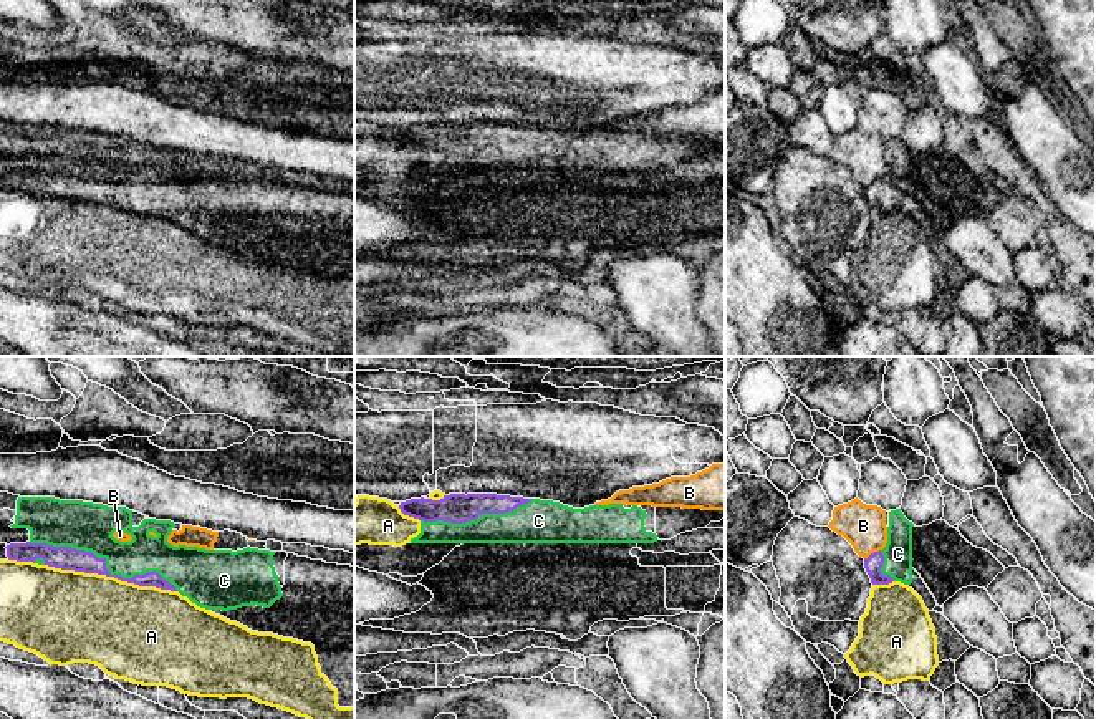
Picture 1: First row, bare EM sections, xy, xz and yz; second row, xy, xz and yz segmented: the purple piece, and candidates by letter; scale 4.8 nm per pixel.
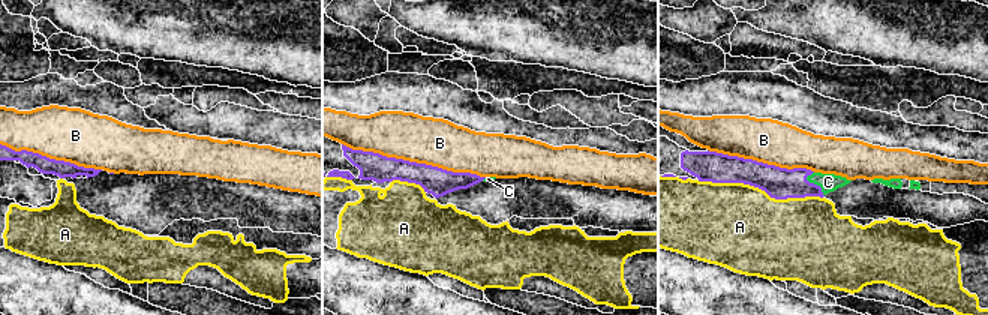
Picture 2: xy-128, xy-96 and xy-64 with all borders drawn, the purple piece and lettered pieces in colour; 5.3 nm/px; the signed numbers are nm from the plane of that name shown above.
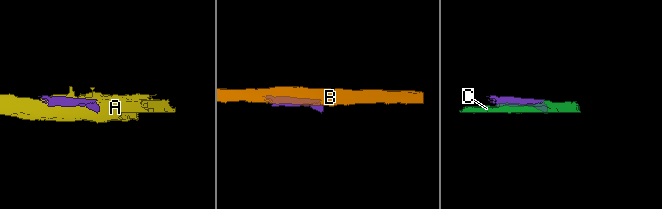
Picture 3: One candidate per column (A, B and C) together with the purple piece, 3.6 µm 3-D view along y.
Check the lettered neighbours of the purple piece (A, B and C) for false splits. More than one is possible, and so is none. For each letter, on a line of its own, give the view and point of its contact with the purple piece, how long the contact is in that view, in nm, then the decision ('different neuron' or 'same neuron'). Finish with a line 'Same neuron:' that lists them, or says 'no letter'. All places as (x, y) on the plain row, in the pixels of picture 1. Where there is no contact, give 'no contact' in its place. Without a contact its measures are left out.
A: xy (111, 204) | 650 nm | different neuron
B: yz (871, 183) | 90 nm | different neuron
C: xy (105, 193) | 750 nm | same neuron
Same neuron: C

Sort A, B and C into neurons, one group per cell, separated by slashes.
A / B / C

